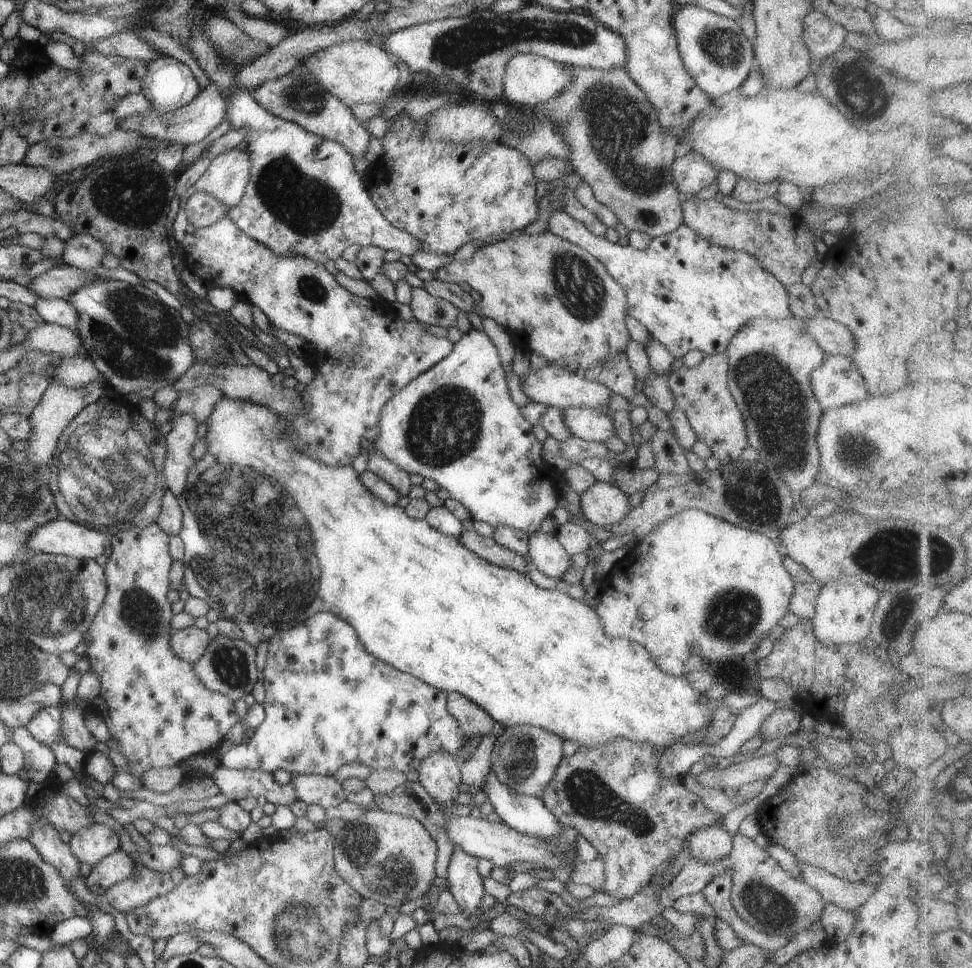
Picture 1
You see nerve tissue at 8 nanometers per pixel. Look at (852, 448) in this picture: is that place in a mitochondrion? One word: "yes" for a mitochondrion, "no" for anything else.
yes

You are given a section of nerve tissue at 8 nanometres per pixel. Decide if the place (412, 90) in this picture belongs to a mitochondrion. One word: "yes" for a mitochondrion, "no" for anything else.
no

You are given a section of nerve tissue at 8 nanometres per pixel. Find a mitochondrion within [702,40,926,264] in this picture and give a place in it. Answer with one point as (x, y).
(855, 91)

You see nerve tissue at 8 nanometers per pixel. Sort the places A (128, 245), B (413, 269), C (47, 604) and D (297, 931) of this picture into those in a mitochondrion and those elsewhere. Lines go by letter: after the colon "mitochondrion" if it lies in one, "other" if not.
A: other
B: other
C: mitochondrion
D: mitochondrion

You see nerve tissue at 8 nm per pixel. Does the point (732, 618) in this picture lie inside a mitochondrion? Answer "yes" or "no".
yes

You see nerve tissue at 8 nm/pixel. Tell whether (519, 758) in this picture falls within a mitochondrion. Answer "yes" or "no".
yes

